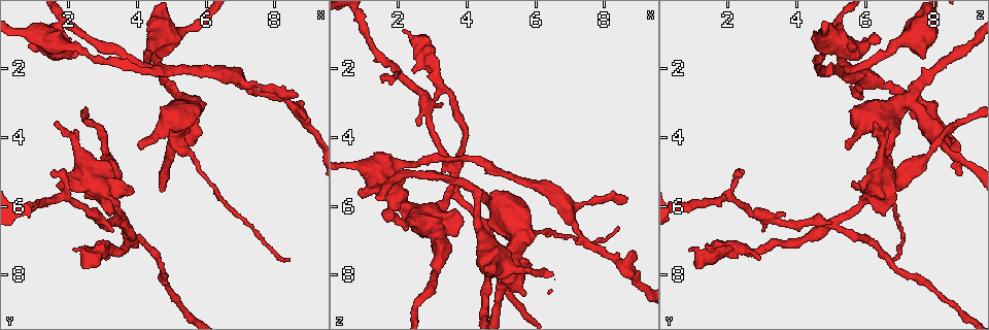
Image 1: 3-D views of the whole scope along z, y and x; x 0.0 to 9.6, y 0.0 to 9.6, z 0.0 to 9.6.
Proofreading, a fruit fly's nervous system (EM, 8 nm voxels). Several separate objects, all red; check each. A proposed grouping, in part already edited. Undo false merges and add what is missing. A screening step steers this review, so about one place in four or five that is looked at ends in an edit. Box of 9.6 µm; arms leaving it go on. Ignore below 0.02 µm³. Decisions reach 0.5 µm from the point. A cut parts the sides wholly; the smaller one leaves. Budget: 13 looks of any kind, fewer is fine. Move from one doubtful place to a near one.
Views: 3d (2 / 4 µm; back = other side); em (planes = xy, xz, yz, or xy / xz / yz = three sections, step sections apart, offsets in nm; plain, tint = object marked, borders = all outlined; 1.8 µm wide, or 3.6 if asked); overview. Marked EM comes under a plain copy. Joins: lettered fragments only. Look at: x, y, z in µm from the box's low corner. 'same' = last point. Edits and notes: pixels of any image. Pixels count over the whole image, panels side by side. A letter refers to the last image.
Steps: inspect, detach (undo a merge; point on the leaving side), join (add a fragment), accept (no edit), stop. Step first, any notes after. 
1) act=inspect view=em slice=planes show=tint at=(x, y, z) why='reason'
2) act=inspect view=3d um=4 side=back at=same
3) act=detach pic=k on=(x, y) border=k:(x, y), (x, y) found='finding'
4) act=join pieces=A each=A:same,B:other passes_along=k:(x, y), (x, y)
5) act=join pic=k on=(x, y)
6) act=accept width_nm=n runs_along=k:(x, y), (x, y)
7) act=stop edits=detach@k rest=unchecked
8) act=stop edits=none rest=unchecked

act=inspect view=3d um=4 at=(4.20, 2.00, 5.55) why='sharp bend'

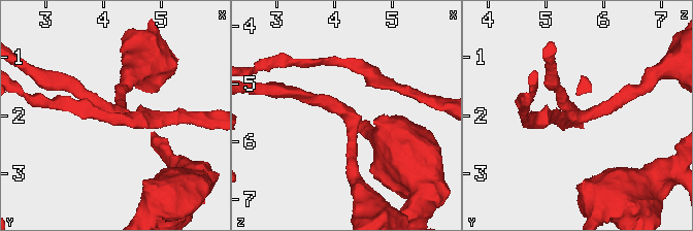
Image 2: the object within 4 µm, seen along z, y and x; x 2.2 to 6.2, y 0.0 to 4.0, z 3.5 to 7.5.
act=inspect view=em slice=planes show=tint at=(4.20, 2.00, 5.55) arm_widths_nm=220,220 why='need the tissue'

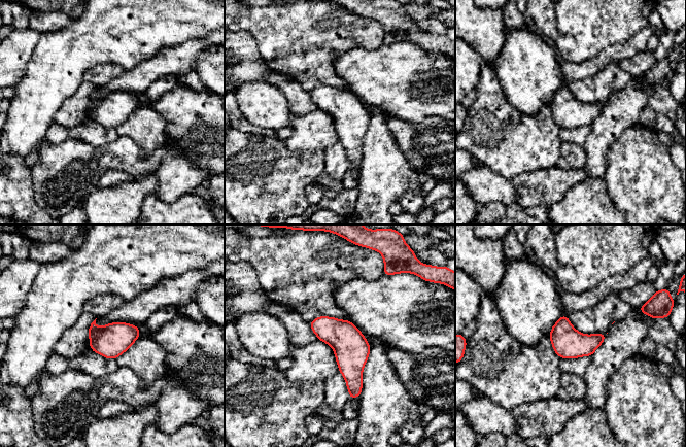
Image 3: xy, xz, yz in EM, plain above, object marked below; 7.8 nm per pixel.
act=inspect view=em slice=planes show=borders at=same why='see the neighbours'

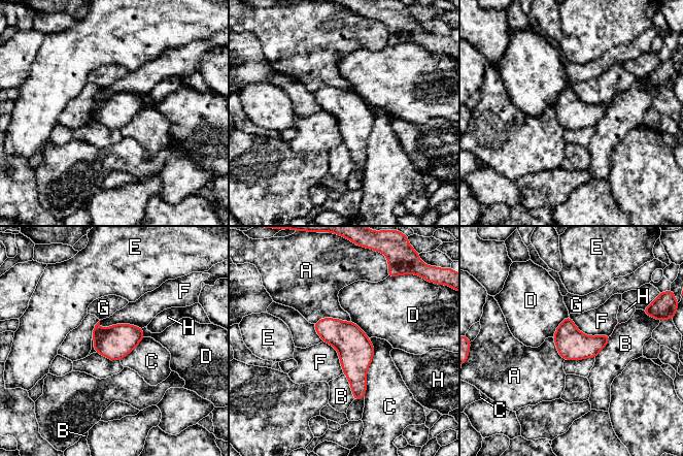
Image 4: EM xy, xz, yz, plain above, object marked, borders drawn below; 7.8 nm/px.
act=accept width_nm=240 each=A:other,B:other,C:other,D:other,E:other,F:other,G:other,H:other border=4:(99, 321), (102, 328), (141, 328) found='all the same neuron'

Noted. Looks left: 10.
act=inspect view=em slice=planes show=tint at=(1.60, 1.05, 5.20) why='abrupt turn'

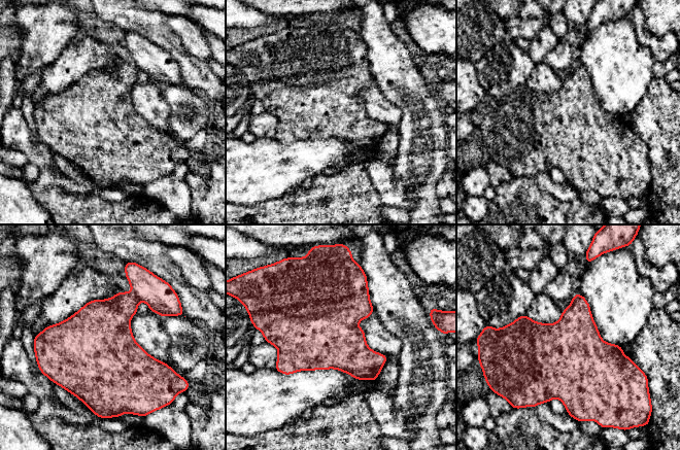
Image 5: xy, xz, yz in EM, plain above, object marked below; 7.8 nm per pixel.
act=inspect view=em slice=planes show=borders at=same

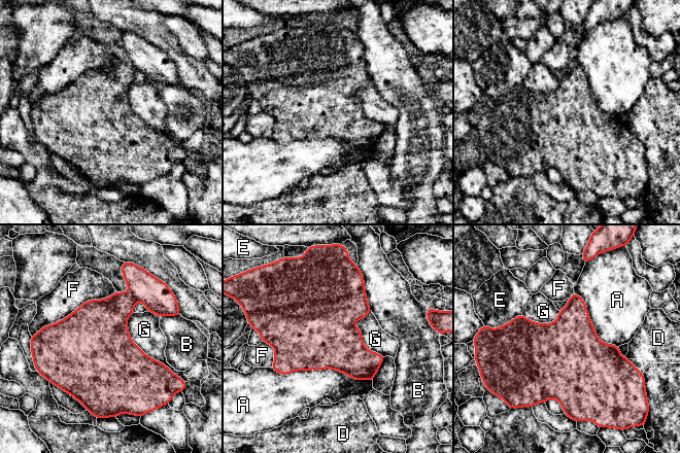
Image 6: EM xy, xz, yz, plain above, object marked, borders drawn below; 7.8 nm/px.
act=detach pic=6 on=(156, 294) width_nm=550 each=A:other,B:other,D:other,E:other,F:other,G:other border=6:(130, 291), (136, 300) found='two neurons meet here'

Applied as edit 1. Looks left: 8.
act=inspect view=3d um=2 at=(3.55, 6.50, 4.85) why='four arms meet'

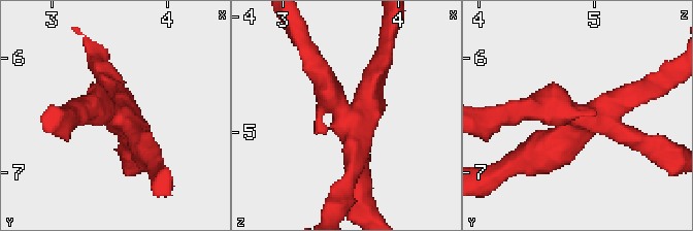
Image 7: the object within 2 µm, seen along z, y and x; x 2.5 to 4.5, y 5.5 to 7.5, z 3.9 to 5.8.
act=inspect view=em slice=xy step=4 show=tint at=(3.58, 6.50, 4.92) arms=4

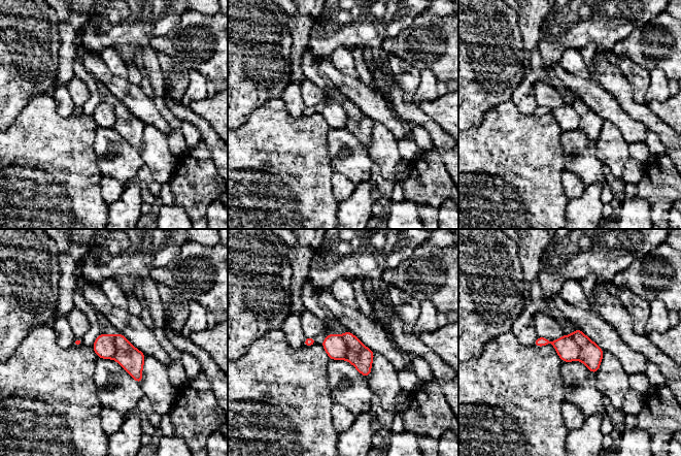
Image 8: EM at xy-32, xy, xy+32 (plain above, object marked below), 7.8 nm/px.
act=inspect view=em slice=yz step=8 show=borders at=same

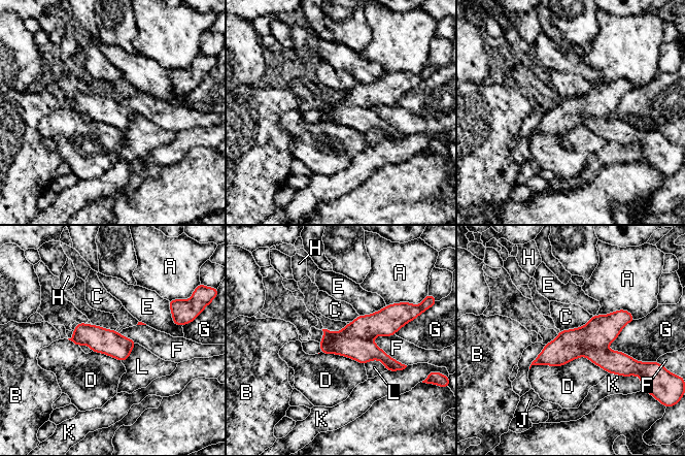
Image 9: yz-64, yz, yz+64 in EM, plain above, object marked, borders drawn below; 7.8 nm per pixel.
act=detach pic=9 on=(363, 351) each=A:other,B:other,C:other,D:other,E:other,F:other,G:other,H:other,J:other,K:other,L:other part_leaving=9:(322, 342), (372, 351), (398, 364) found='a second neuron is stuck on'

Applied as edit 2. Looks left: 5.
act=inspect view=3d um=4 at=(2.65, 7.40, 1.45)

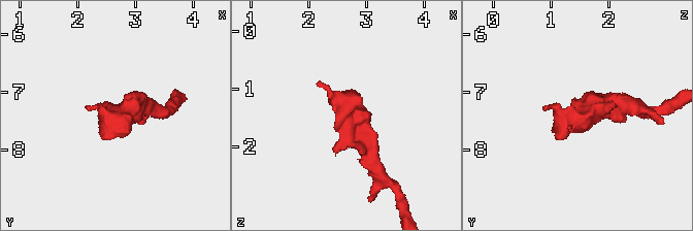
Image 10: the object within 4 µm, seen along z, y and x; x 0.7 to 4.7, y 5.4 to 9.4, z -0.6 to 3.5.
act=inspect view=em slice=xy step=16 show=tint at=(2.70, 7.45, 1.55)

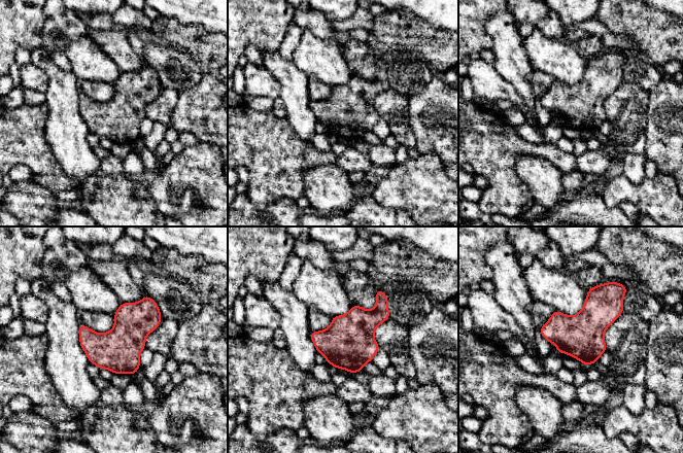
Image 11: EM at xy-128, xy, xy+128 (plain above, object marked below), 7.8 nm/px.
act=inspect view=em slice=planes show=borders at=same

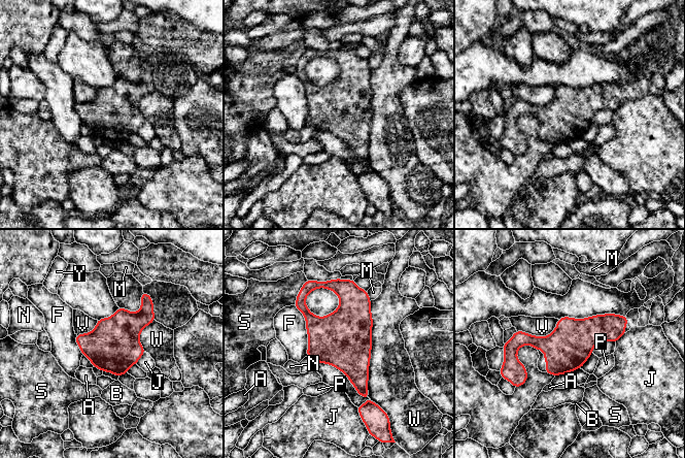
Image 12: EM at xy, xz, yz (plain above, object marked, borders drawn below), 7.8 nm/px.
act=accept each=A:other,B:other,F:other,J:other,M:other,N:other,P:other,S:other,V:other,W:other,Y:other runs_along=12:(624, 319), (508, 350) found='all the same neuron'

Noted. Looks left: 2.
act=inspect view=3d um=2 at=(8.65, 2.80, 5.80) why='branch stops here'

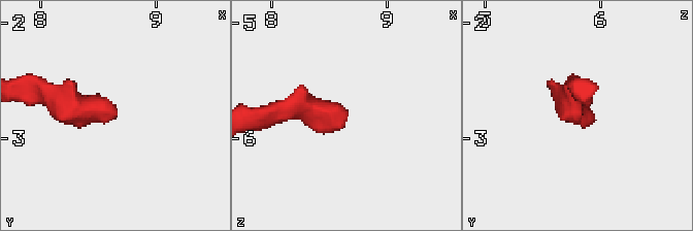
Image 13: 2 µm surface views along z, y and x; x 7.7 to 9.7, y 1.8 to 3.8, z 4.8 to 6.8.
act=inspect view=em slice=yz step=4 show=borders at=(8.66, 2.76, 5.82)

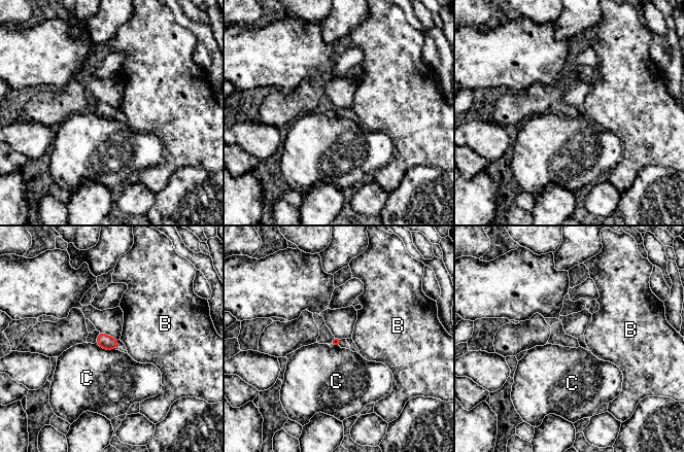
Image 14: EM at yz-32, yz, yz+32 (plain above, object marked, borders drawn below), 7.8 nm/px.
act=accept each=B:other,C:other border=14:(95, 343), (105, 349), (115, 349) found='no lettered fragment goes on from it'

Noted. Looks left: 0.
act=stop edits=detach@6,detach@9 rest=unchecked

